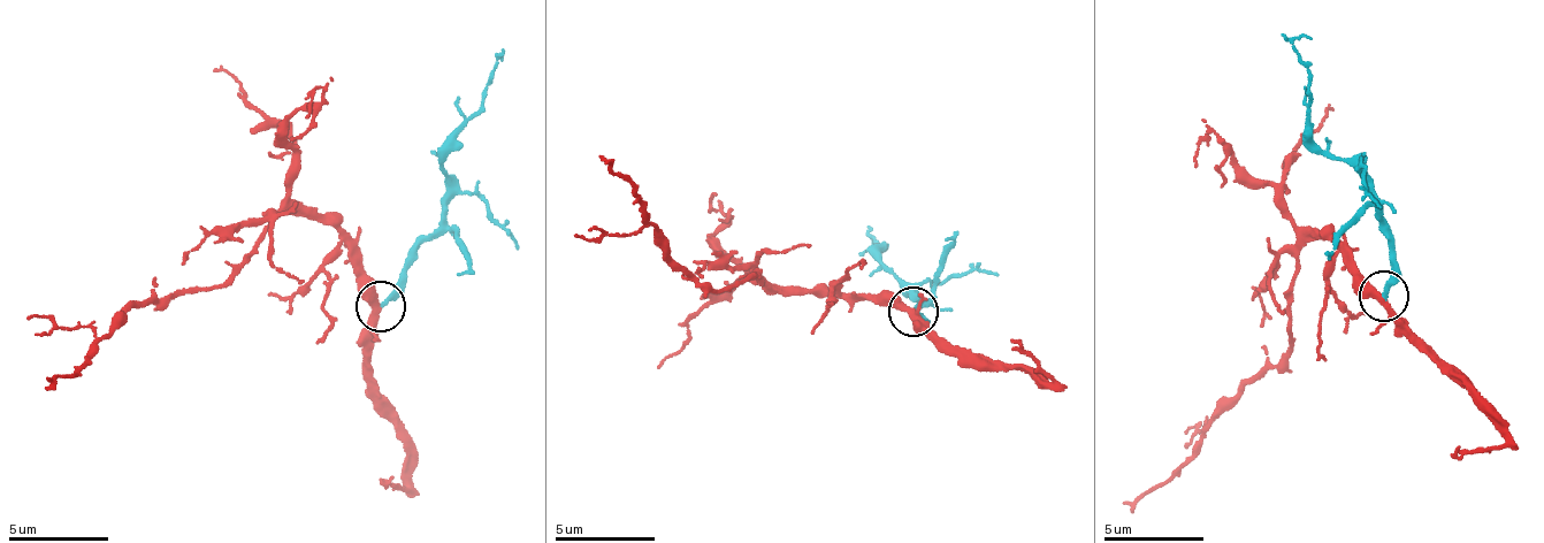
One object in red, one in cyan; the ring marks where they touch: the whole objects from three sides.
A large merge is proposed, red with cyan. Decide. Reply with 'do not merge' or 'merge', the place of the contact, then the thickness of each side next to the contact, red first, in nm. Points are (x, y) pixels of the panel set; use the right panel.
merge; at (1383, 296); 320 nm thick on the red side, 240 nm on the other

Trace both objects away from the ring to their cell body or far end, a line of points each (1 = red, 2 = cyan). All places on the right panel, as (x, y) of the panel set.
1: (1384, 297), (1329, 239), (1305, 241), (1285, 308), (1291, 351), (1218, 415), (1200, 450), (1152, 489), (1123, 505)
2: (1384, 297), (1391, 243), (1375, 196), (1352, 169), (1312, 140), (1307, 89), (1296, 47), (1311, 40)

